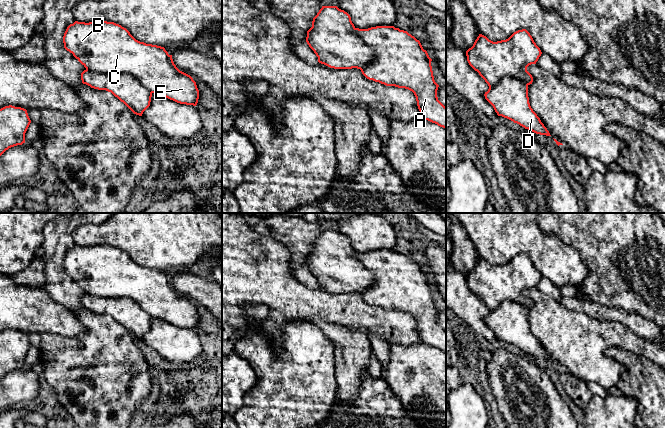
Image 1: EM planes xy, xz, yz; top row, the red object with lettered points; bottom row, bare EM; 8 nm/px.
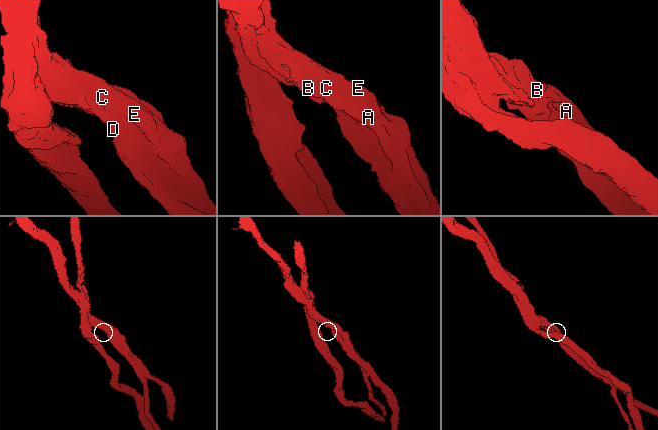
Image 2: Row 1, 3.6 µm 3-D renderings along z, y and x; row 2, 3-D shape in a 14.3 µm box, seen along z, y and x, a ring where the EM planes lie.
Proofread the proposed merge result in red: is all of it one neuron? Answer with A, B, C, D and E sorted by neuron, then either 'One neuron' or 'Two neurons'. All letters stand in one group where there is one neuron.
Groups: A B C E / D. Two neurons

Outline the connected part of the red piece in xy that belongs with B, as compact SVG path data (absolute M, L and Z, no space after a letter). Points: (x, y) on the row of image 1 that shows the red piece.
M75 21L67 27L63 43L87 70L128 74L151 93L180 104L198 103L196 82L176 67L172 55L164 47L136 40L119 24Z

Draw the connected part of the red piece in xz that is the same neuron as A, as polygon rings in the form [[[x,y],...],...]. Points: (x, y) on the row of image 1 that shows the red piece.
[[[376,26],[368,29],[355,28],[359,36],[373,51],[374,61],[361,68],[362,74],[369,80],[386,86],[395,86],[412,91],[416,97],[421,117],[440,127],[446,128],[446,107],[438,100],[439,85],[435,82],[431,61],[419,40],[407,31],[394,26]]]

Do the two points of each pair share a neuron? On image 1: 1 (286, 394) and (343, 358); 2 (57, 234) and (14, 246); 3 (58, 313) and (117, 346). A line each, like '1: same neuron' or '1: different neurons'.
1: different neurons
2: different neurons
3: different neurons

